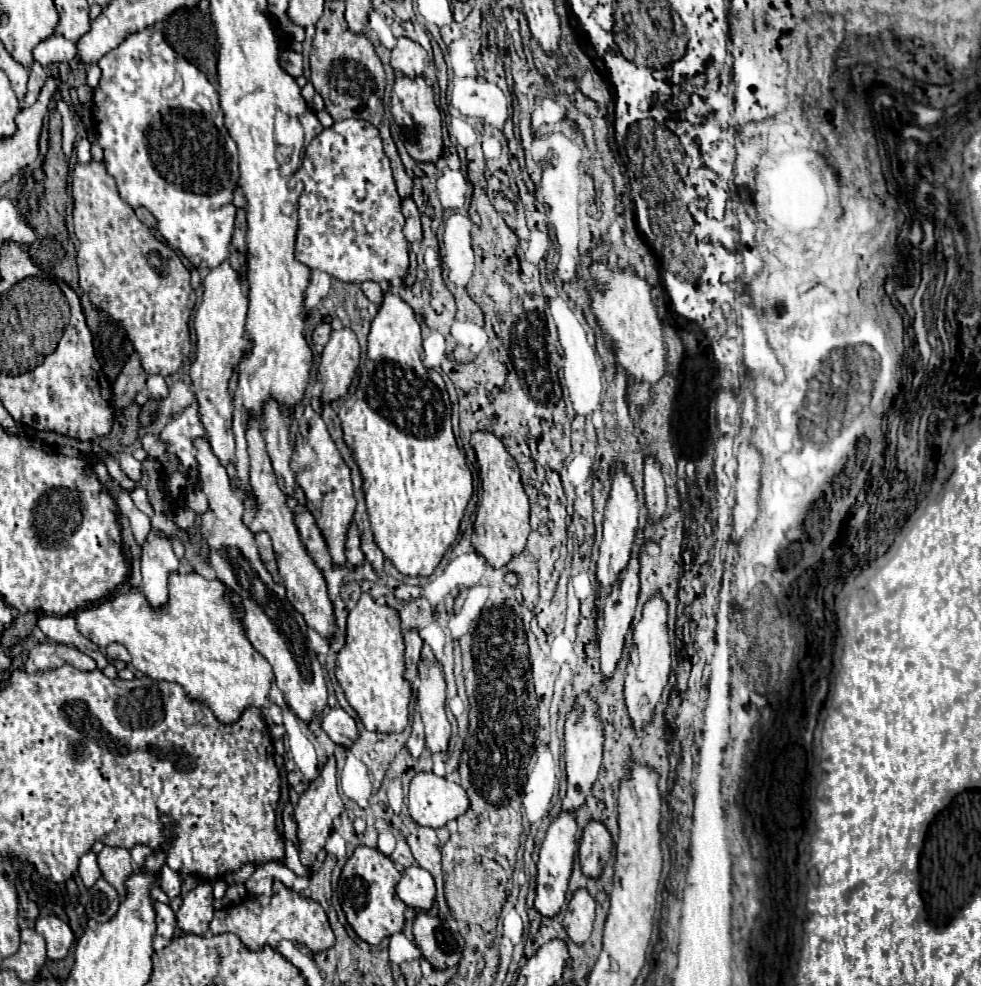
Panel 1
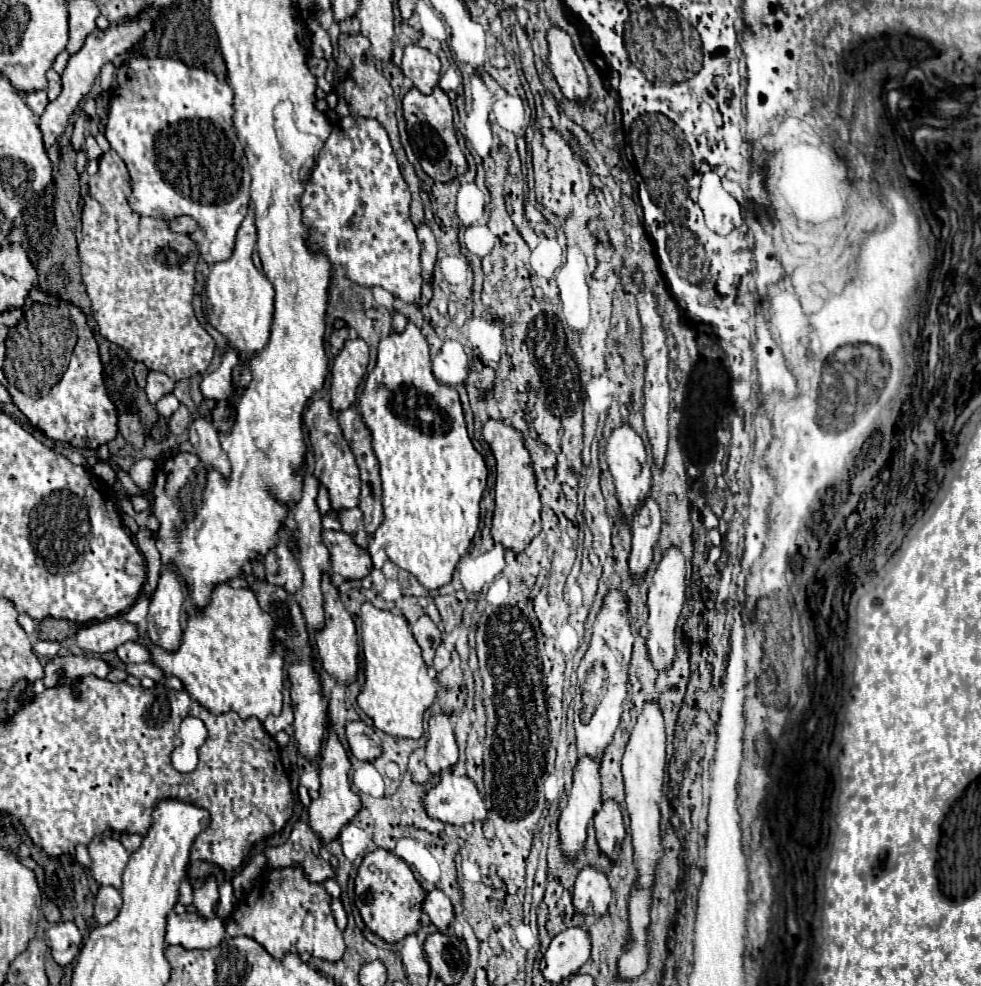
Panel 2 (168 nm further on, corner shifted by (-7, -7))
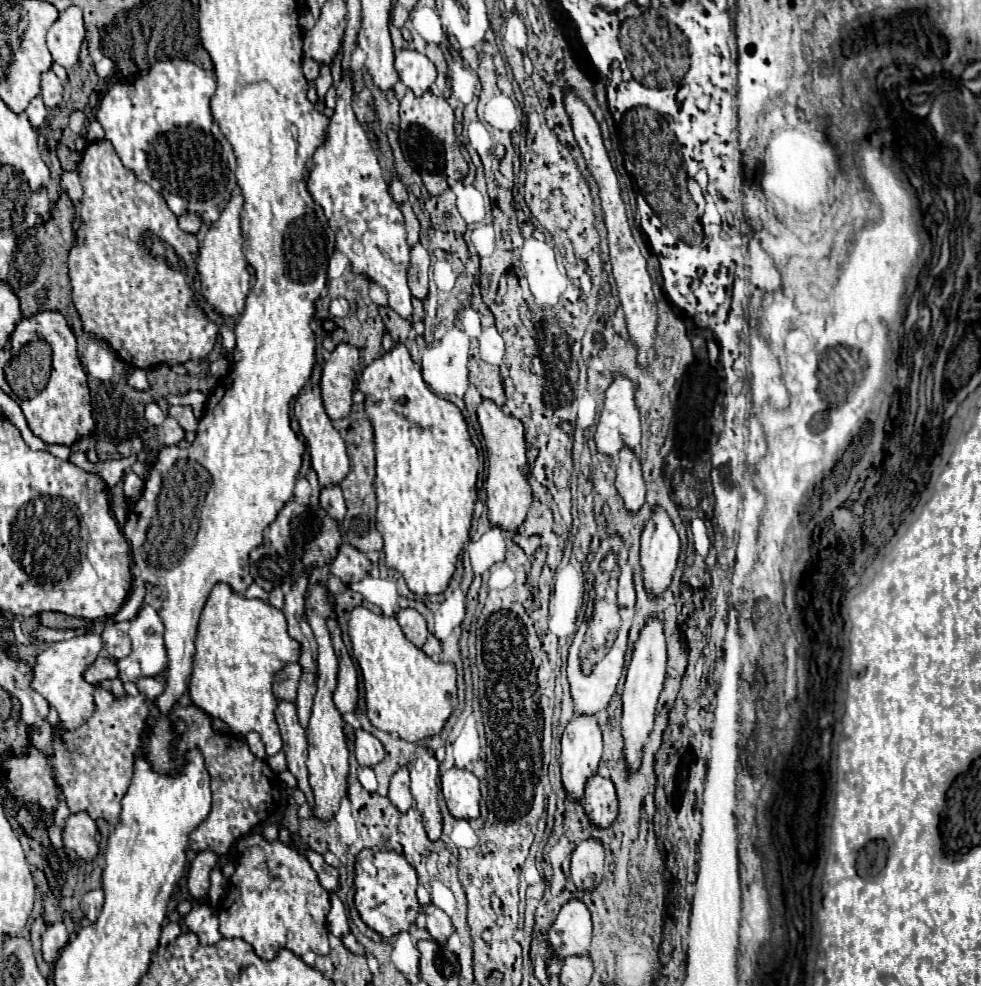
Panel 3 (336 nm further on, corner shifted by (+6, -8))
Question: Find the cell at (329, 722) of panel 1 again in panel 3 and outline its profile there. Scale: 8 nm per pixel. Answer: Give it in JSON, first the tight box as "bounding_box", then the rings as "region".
{"bounding_box":[356,729,384,767],"region":[[[356,729],[356,759],[364,767],[374,767],[384,759],[382,743],[364,729]]]}

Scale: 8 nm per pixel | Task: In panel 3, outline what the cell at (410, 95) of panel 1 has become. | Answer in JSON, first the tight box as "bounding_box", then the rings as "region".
{"bounding_box":[400,89,468,195],"region":[[[408,89],[400,101],[400,147],[404,159],[414,171],[418,171],[430,195],[442,195],[450,185],[468,175],[468,163],[454,133],[454,109],[444,97],[436,97],[430,91],[416,97]]]}

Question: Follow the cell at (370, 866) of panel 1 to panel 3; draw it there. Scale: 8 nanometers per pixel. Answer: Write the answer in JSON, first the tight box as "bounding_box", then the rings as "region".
{"bounding_box":[354,849,422,939],"region":[[[362,849],[356,863],[354,885],[356,885],[354,901],[360,917],[368,927],[378,931],[384,939],[390,939],[400,931],[408,931],[414,925],[418,913],[422,911],[416,897],[416,887],[418,887],[416,869],[406,861],[402,853],[396,851],[380,853],[372,849]]]}

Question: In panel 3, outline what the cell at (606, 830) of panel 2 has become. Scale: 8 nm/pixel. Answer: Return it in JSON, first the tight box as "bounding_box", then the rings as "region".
{"bounding_box":[584,775,618,827],"region":[[[592,775],[584,791],[584,809],[598,827],[610,827],[618,815],[618,799],[614,783],[602,775]]]}

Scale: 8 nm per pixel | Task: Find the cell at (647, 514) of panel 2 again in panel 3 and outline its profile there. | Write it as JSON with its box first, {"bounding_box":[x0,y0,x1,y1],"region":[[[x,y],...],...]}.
{"bounding_box":[616,447,646,511],"region":[[[622,447],[618,453],[616,489],[622,495],[626,509],[638,511],[644,505],[646,487],[642,479],[642,469],[640,469],[640,457],[630,447]]]}

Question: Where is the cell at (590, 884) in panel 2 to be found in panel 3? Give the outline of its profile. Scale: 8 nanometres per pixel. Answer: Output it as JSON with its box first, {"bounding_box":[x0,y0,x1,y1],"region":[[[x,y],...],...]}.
{"bounding_box":[572,839,604,889],"region":[[[584,839],[572,853],[572,879],[578,889],[594,889],[604,877],[604,845]]]}

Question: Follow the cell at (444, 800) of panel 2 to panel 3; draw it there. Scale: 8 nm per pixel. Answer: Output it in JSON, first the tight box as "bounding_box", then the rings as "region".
{"bounding_box":[442,767,480,819],"region":[[[452,767],[442,775],[442,795],[456,819],[480,817],[480,779],[466,769]]]}

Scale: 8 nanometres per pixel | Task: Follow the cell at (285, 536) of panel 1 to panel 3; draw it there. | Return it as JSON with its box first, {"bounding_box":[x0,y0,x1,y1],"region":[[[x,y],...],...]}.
{"bounding_box":[328,619,358,713],"region":[[[328,619],[328,629],[332,633],[332,643],[334,643],[334,651],[336,657],[340,661],[340,671],[338,671],[338,687],[334,691],[334,703],[338,707],[338,711],[342,713],[354,713],[356,711],[356,703],[358,703],[358,673],[356,667],[340,639],[340,627],[336,623],[336,619]]]}

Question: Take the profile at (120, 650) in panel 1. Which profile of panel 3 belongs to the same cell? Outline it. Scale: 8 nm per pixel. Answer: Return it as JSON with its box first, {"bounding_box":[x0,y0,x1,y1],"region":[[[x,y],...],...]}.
{"bounding_box":[102,621,130,659],"region":[[[122,621],[122,623],[106,623],[104,631],[102,631],[102,639],[106,645],[106,651],[110,653],[110,657],[124,659],[130,655],[130,637],[128,637],[128,629],[130,629],[130,621]]]}

